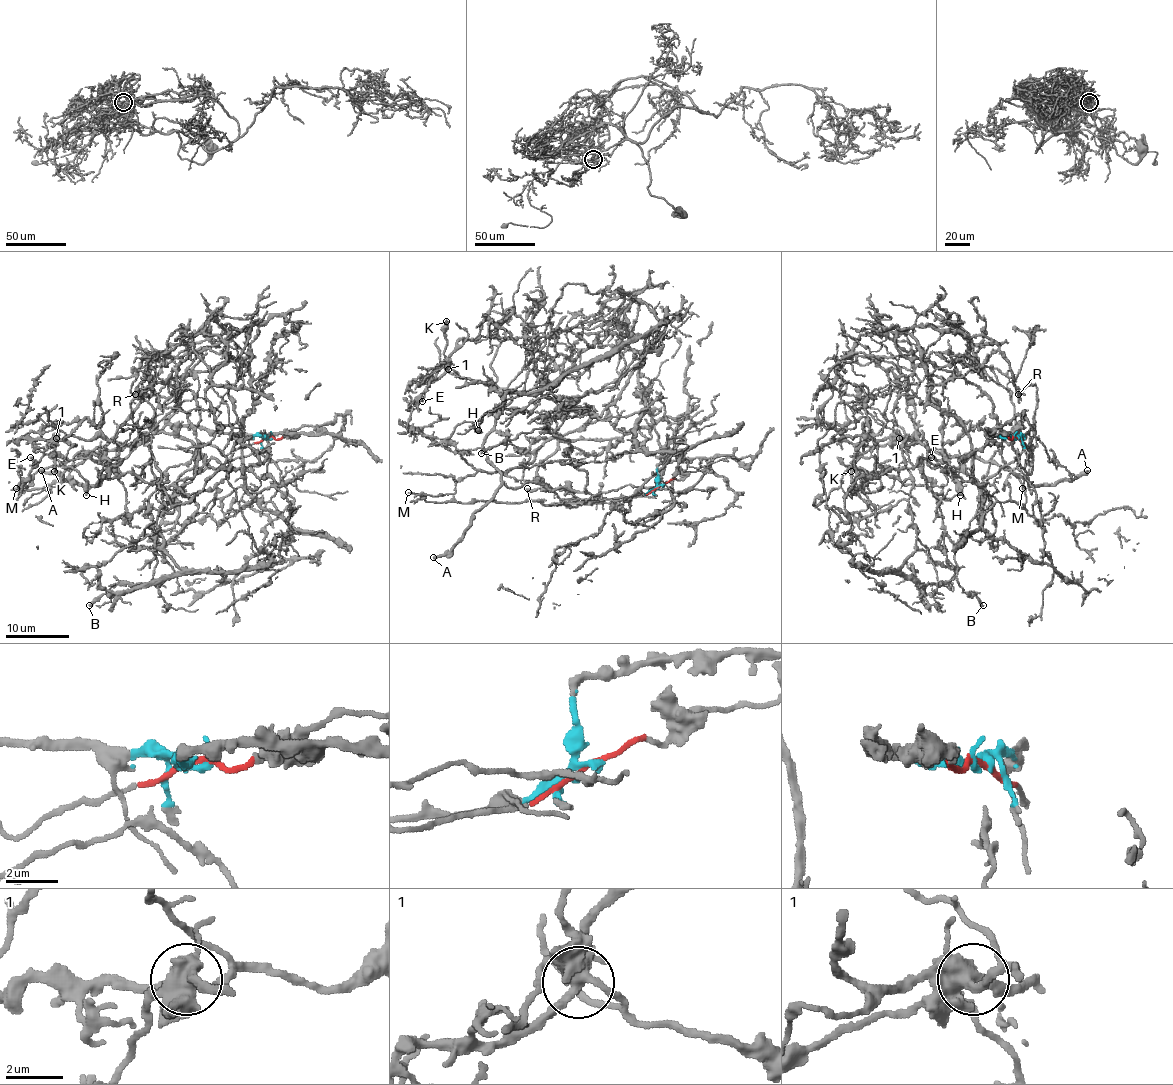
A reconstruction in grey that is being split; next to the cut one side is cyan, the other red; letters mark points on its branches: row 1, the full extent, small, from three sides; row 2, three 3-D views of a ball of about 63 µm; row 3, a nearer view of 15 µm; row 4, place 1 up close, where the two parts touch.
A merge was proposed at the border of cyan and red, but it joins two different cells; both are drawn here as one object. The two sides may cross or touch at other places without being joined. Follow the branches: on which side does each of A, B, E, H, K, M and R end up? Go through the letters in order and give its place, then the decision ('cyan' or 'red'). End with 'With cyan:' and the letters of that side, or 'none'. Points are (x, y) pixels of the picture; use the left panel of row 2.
A: place (41, 470); red
B: place (89, 605); red
E: place (30, 457); red
H: place (86, 495); red
K: place (54, 471); red
M: place (16, 488); cyan
R: place (135, 394); cyan
With cyan: M, R

